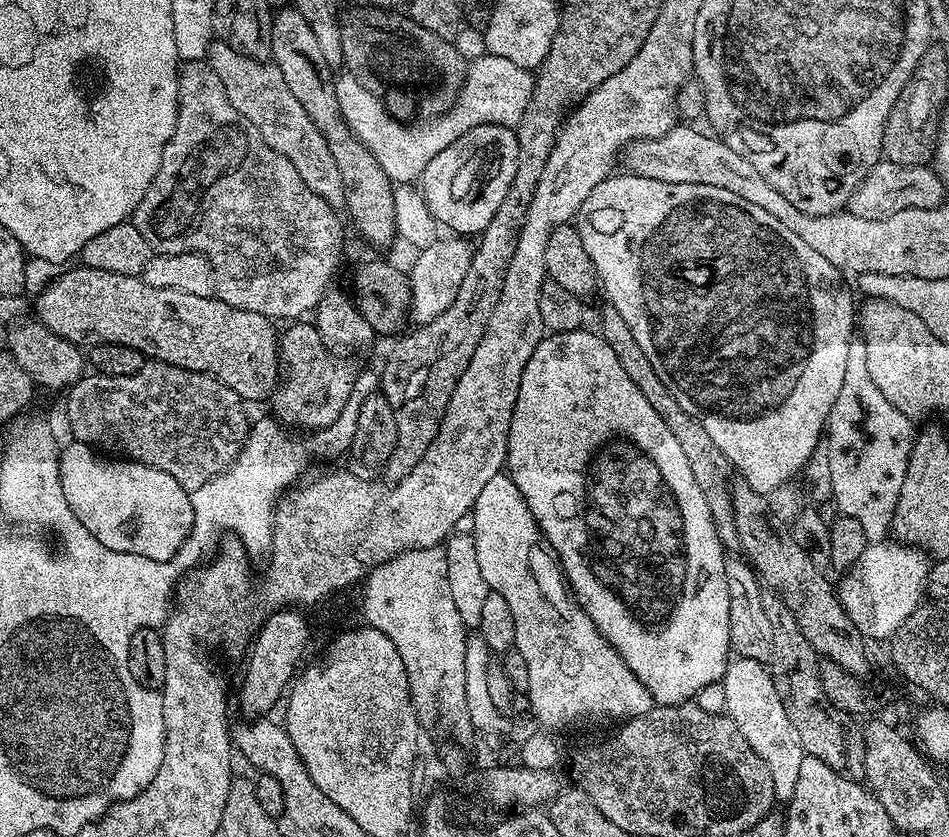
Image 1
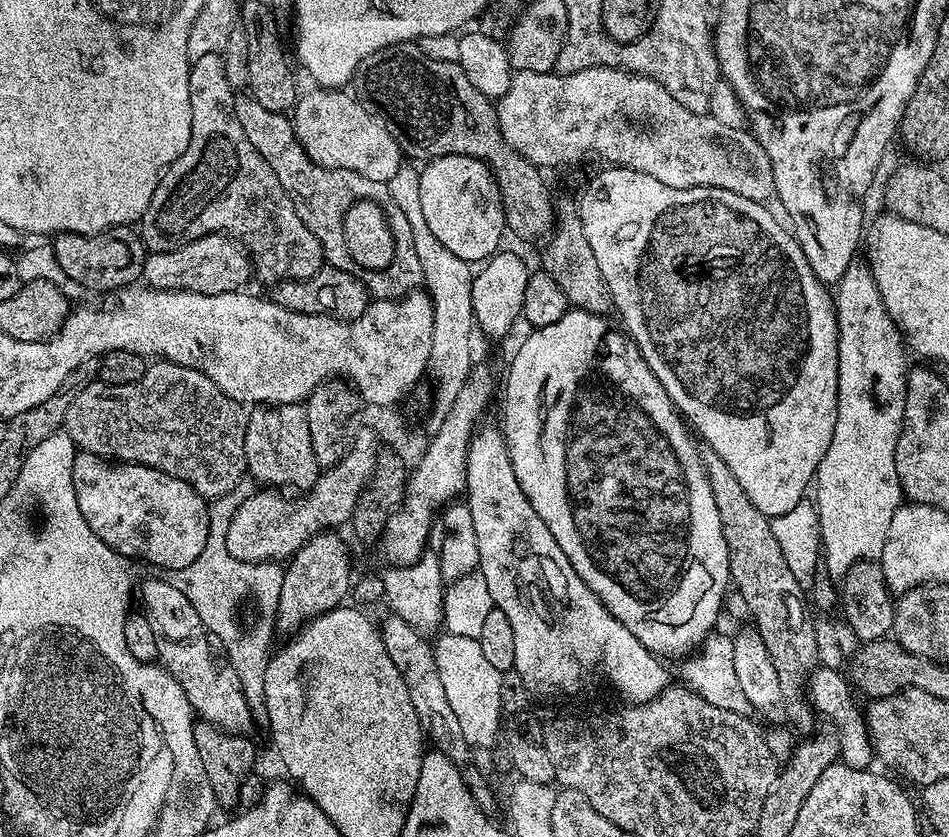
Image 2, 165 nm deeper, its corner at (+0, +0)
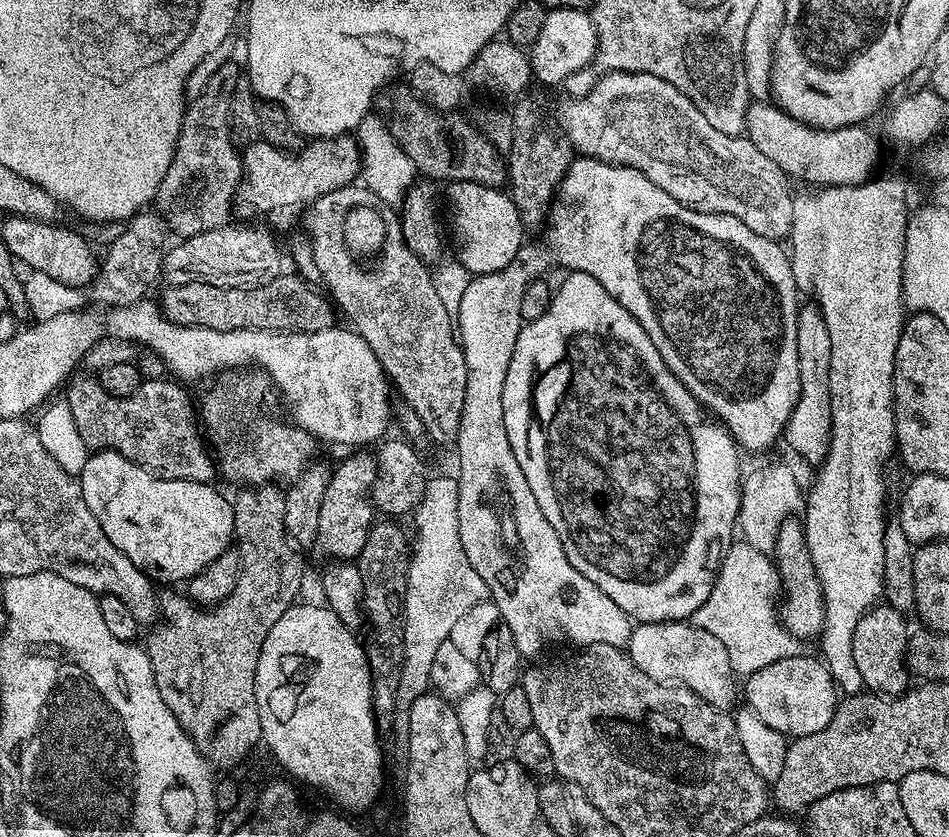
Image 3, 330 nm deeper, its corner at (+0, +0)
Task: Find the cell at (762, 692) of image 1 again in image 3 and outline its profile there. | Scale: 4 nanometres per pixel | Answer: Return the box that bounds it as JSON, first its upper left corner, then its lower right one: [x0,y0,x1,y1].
[626,622,738,710]

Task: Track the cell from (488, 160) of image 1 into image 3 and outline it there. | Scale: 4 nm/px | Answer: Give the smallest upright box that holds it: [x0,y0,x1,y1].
[447,180,526,276]

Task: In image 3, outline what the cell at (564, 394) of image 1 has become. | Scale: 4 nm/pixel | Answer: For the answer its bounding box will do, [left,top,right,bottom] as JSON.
[502,271,742,624]

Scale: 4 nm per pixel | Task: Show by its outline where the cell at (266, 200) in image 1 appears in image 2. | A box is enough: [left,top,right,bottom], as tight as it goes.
[138,53,325,286]

